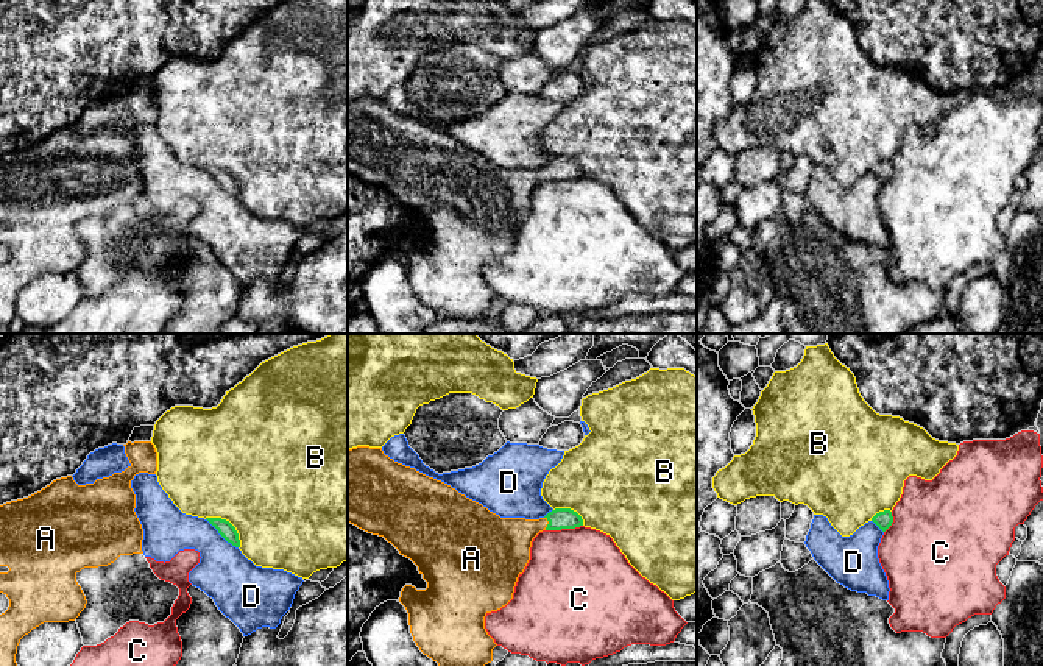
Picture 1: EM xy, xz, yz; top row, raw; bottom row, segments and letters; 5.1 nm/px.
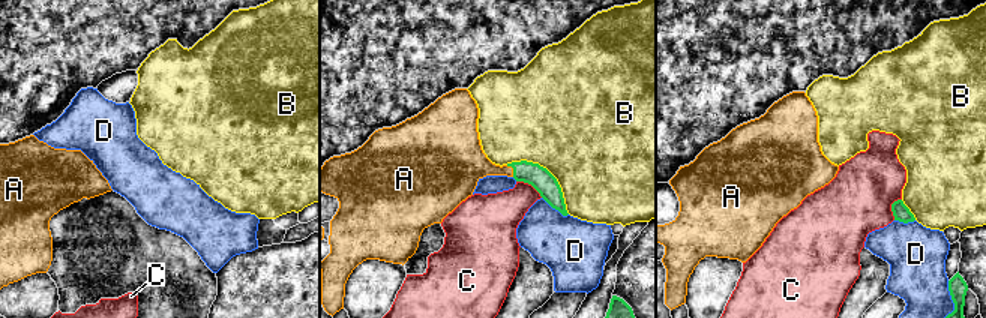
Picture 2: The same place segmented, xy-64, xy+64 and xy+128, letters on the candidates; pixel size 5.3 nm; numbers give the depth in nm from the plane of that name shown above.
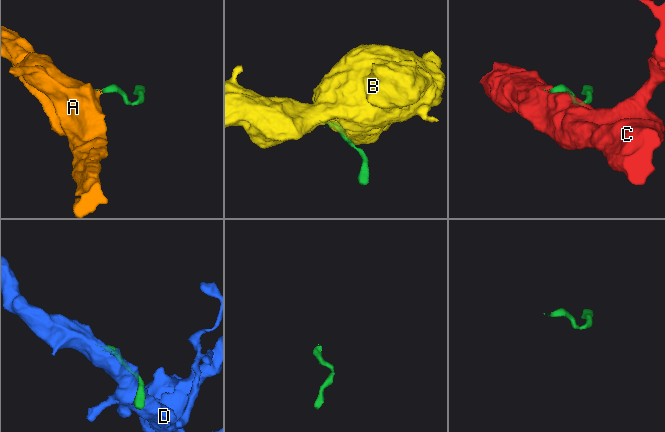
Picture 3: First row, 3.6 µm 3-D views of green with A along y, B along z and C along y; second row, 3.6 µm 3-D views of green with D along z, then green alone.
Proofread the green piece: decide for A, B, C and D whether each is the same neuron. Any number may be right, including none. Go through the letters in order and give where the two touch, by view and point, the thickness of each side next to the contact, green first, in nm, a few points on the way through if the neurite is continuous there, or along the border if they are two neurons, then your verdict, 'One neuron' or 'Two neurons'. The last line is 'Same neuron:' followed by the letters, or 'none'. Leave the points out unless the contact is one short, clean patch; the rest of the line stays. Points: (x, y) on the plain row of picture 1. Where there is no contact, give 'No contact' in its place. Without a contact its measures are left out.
A: Touches green at xz (549, 173). Thickness 110 nm (green) against 260 nm. Path across: xz (560, 169), (549, 173), (526, 180), (505, 194). One neuron
B: Touches green at xy (229, 173). Thickness 80 nm (green) against 500 nm. Two neurons
C: Touches green at xz (563, 178). Thickness 110 nm (green) against 480 nm. Two neurons
D: Touches green at xy (222, 186). Thickness 80 nm (green) against 280 nm. Two neurons
Same neuron: A

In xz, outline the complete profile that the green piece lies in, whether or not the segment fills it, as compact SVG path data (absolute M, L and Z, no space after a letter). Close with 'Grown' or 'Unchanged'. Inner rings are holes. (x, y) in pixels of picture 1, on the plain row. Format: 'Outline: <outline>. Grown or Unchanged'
Outline: M369 97L348 100L348 172L384 187L418 217L427 239L405 236L399 248L408 264L413 292L440 318L466 321L493 312L497 295L485 279L485 267L513 250L533 189L543 181L583 176L582 167L571 159L555 159L539 170L500 168L451 136Z. Grown

